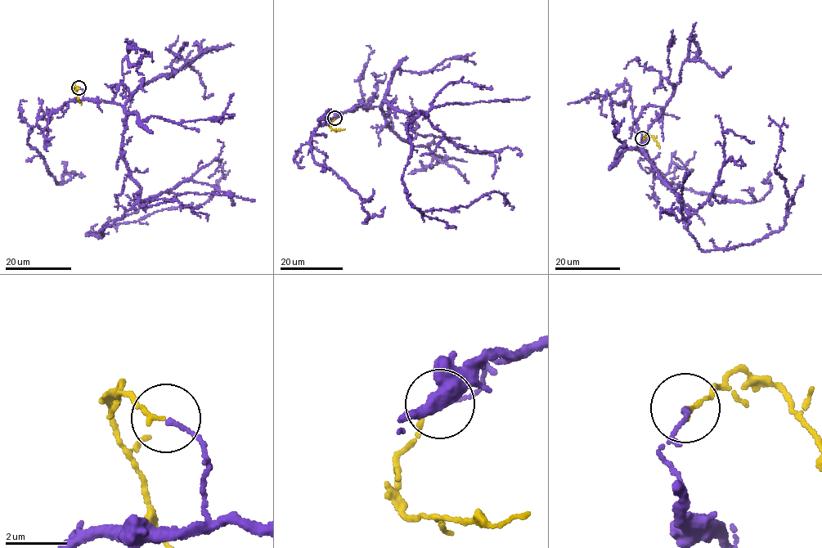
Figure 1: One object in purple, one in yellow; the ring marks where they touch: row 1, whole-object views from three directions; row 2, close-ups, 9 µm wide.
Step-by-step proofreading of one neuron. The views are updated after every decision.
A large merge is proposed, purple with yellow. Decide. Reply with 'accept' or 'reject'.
accept

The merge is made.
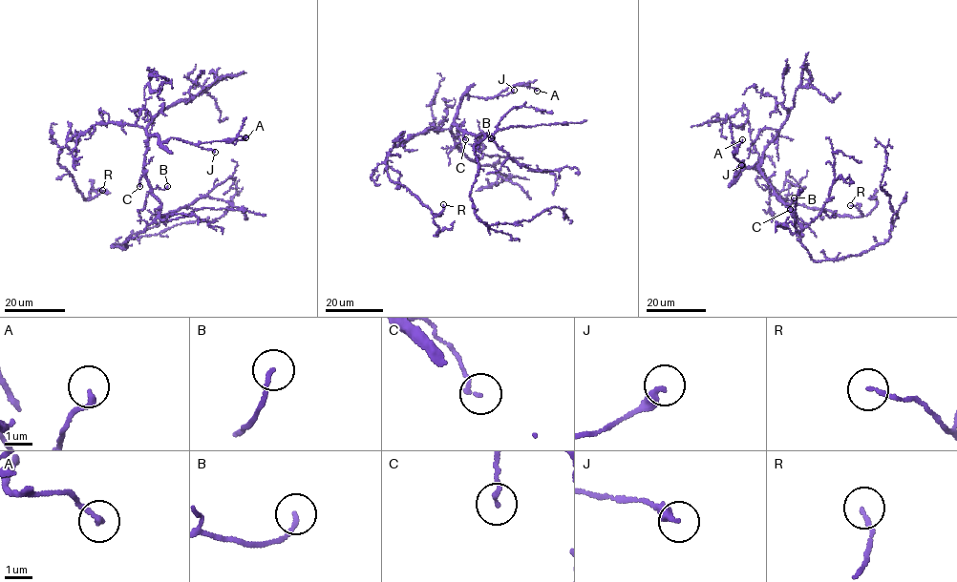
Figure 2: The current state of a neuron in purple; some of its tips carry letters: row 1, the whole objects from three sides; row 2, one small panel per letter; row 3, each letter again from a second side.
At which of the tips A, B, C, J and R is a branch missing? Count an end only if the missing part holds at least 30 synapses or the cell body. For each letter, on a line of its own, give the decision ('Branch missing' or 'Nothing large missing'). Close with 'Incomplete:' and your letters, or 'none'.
A: Nothing large missing
B: Nothing large missing
C: Nothing large missing
J: Nothing large missing
R: Nothing large missing
Incomplete: none

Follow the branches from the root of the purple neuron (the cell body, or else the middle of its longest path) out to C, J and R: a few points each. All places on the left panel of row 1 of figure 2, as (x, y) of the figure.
C: (154, 196), (144, 174), (139, 186)
J: (154, 196), (143, 168), (150, 135), (159, 137), (160, 145), (171, 138), (180, 138), (215, 152)
R: (154, 196), (143, 168), (148, 132), (113, 122), (74, 135), (57, 158), (84, 198), (102, 190)

